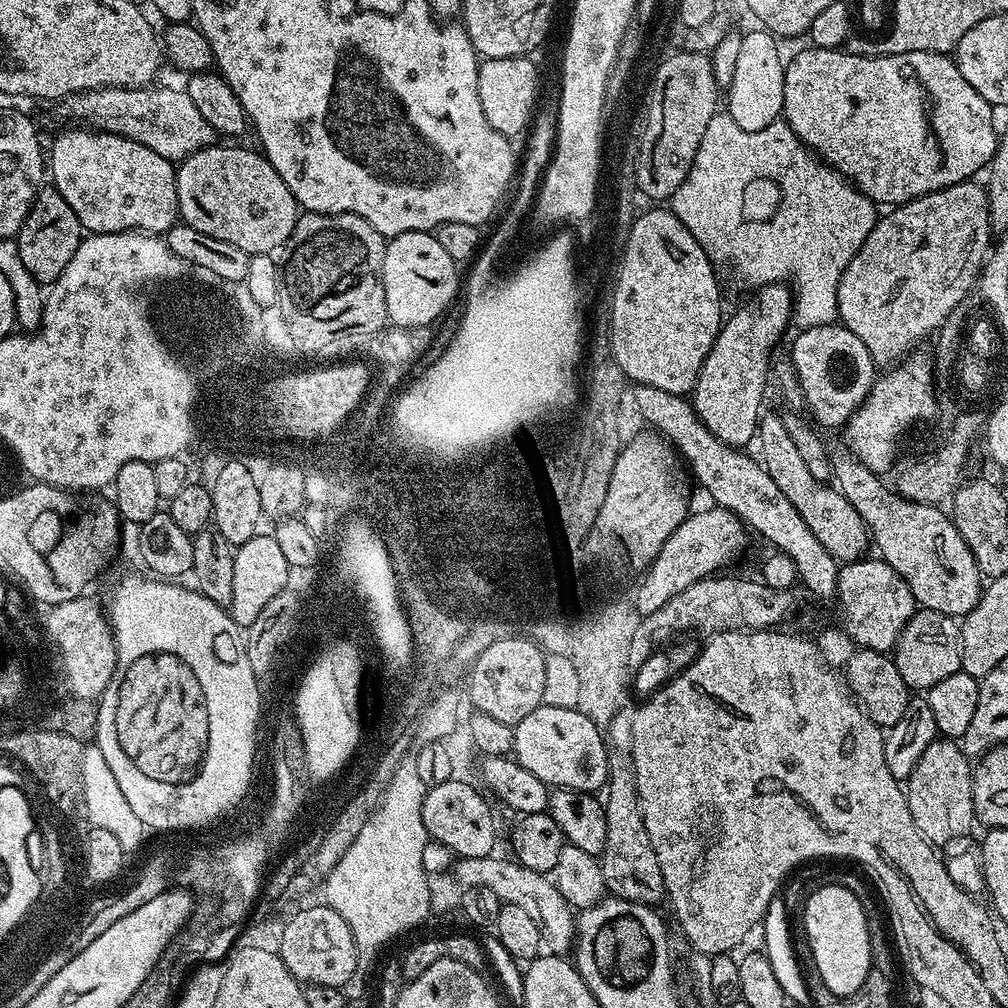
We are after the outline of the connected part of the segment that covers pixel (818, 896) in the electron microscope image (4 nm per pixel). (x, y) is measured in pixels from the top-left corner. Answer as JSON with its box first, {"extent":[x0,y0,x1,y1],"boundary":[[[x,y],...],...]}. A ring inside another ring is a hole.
{"extent":[802,882,873,996],"boundary":[[[835,882],[824,884],[821,888],[814,889],[804,904],[802,932],[808,939],[808,948],[812,951],[821,982],[831,990],[834,996],[856,996],[868,980],[868,973],[873,971],[871,938],[868,933],[866,914],[862,910],[862,902],[850,890],[844,889]]]}

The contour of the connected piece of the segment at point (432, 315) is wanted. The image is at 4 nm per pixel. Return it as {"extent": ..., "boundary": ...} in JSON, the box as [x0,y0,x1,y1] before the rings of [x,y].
{"extent":[384,232,462,327],"boundary":[[[404,232],[401,236],[393,236],[387,241],[384,250],[384,293],[386,294],[386,310],[388,319],[393,325],[402,327],[422,327],[431,325],[452,304],[456,291],[461,291],[462,276],[456,273],[457,261],[442,250],[432,232]]]}

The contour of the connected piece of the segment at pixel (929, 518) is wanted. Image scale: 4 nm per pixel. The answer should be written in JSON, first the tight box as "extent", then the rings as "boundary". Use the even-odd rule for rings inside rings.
{"extent":[831,447,982,618],"boundary":[[[847,447],[831,453],[832,480],[835,487],[848,499],[850,506],[858,510],[858,514],[864,520],[865,529],[870,533],[877,548],[879,559],[884,560],[891,568],[903,578],[906,586],[914,594],[917,605],[920,608],[929,608],[938,614],[963,618],[978,606],[982,591],[982,577],[978,568],[978,562],[974,562],[974,554],[970,554],[970,546],[958,534],[956,525],[952,523],[949,513],[943,507],[934,504],[919,504],[918,501],[905,500],[890,487],[884,488],[879,475],[870,471],[858,457]]]}

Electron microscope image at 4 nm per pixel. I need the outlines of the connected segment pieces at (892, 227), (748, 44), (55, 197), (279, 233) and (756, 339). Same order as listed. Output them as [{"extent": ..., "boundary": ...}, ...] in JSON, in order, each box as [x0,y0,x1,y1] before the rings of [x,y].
[{"extent":[836,182,994,366],"boundary":[[[976,182],[955,184],[885,212],[842,274],[836,314],[839,323],[862,338],[876,365],[895,366],[919,345],[919,340],[940,331],[950,312],[969,299],[968,291],[977,287],[994,231],[988,217],[988,193]]]},{"extent":[726,30,785,132],"boundary":[[[767,30],[747,32],[742,35],[742,47],[738,53],[734,78],[726,89],[728,105],[726,111],[742,130],[757,132],[766,130],[774,121],[781,119],[784,110],[784,66],[785,57],[780,57],[777,37]]]},{"extent":[14,186,82,286],"boundary":[[[54,186],[41,187],[30,206],[30,214],[26,214],[26,222],[14,237],[18,250],[21,251],[23,265],[30,274],[43,286],[51,286],[66,270],[70,258],[74,258],[74,250],[78,250],[82,239],[82,229],[78,222],[78,214],[70,210],[70,202],[62,198],[62,194]]]},{"extent":[176,147,298,256],"boundary":[[[218,147],[200,149],[179,161],[176,169],[179,219],[194,226],[194,230],[202,230],[202,234],[210,234],[210,238],[222,238],[222,242],[231,242],[238,246],[238,250],[246,250],[249,256],[272,254],[283,249],[298,219],[298,205],[294,194],[290,194],[278,170],[274,170],[272,163],[259,151]]]},{"extent":[690,282,794,449],"boundary":[[[769,282],[759,289],[753,304],[740,308],[723,321],[714,346],[702,362],[702,370],[690,399],[700,420],[720,441],[743,449],[752,444],[762,415],[764,387],[770,384],[772,351],[794,320],[794,292],[787,283]]]}]

